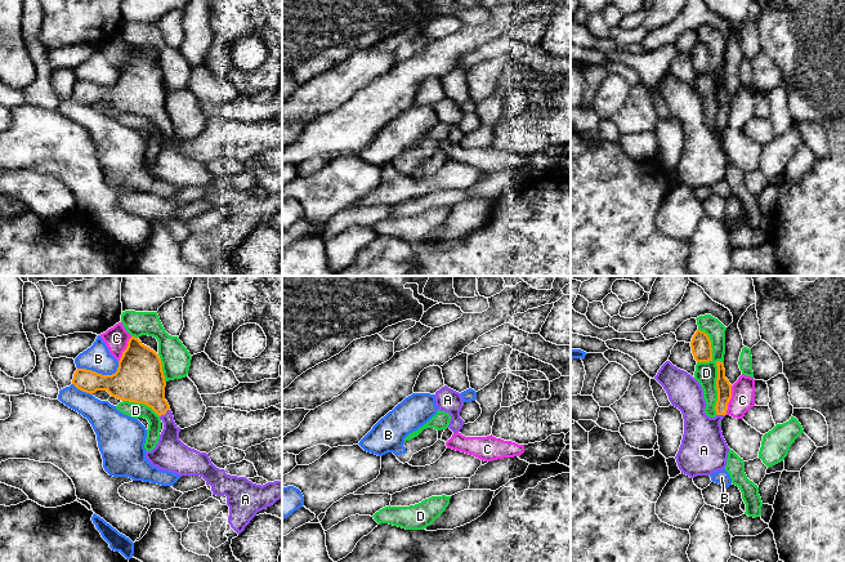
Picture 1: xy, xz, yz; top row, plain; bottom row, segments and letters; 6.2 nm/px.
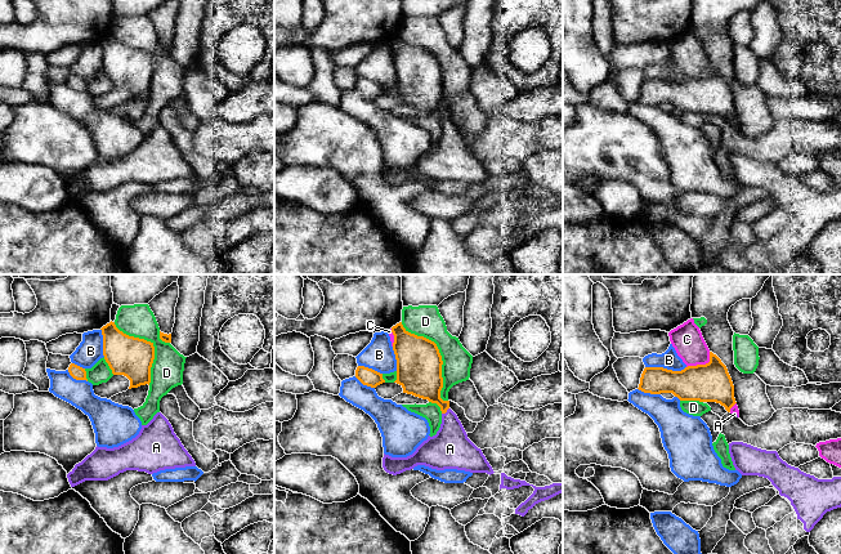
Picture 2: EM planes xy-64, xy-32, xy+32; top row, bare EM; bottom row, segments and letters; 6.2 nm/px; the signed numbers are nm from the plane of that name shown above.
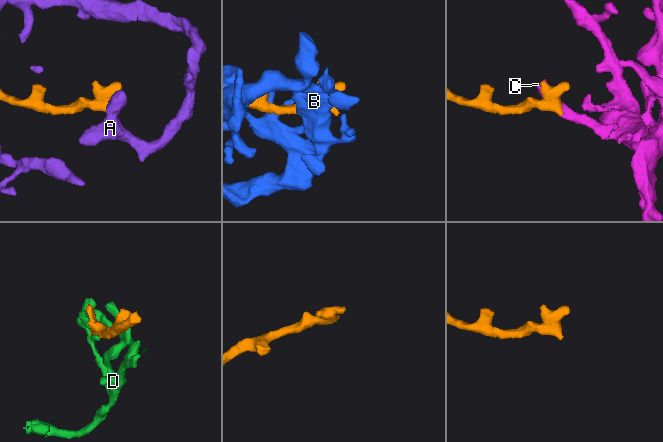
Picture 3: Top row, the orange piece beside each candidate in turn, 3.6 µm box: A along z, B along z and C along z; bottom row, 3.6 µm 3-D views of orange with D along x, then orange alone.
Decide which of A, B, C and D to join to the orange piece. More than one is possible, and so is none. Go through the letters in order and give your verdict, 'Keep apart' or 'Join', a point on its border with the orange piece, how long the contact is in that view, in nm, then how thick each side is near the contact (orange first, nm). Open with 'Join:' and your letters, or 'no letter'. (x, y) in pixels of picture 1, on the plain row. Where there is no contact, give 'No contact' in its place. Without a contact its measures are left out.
Join: A
A: Join. Touches orange at xy (164, 125). Shared border 80 nm. Thickness 280 nm (orange) against 200 nm
B: Keep apart. Touches orange at xy (101, 85). Shared border 260 nm. Thickness 300 nm (orange) against 160 nm
C: Keep apart. Touches orange at yz (729, 111). Shared border 190 nm. Thickness 100 nm (orange) against 150 nm
D: Keep apart. Touches orange at yz (716, 98). Shared border 340 nm. Thickness 100 nm (orange) against 140 nm

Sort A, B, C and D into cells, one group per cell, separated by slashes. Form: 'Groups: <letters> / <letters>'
Groups: A / B / C / D

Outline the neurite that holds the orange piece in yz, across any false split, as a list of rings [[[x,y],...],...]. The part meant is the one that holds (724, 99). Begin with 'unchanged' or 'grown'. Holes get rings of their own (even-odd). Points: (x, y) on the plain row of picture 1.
grown; [[[666,72],[654,88],[654,90],[666,102],[671,116],[678,119],[683,125],[684,146],[675,170],[681,184],[689,187],[690,189],[694,189],[697,187],[711,187],[712,184],[723,182],[726,178],[729,159],[723,148],[720,133],[726,126],[728,115],[732,110],[732,95],[725,89],[724,75],[717,72],[716,77],[717,112],[715,117],[715,129],[710,129],[706,126],[706,112],[703,110],[703,101],[690,85],[678,80],[670,72]]]

